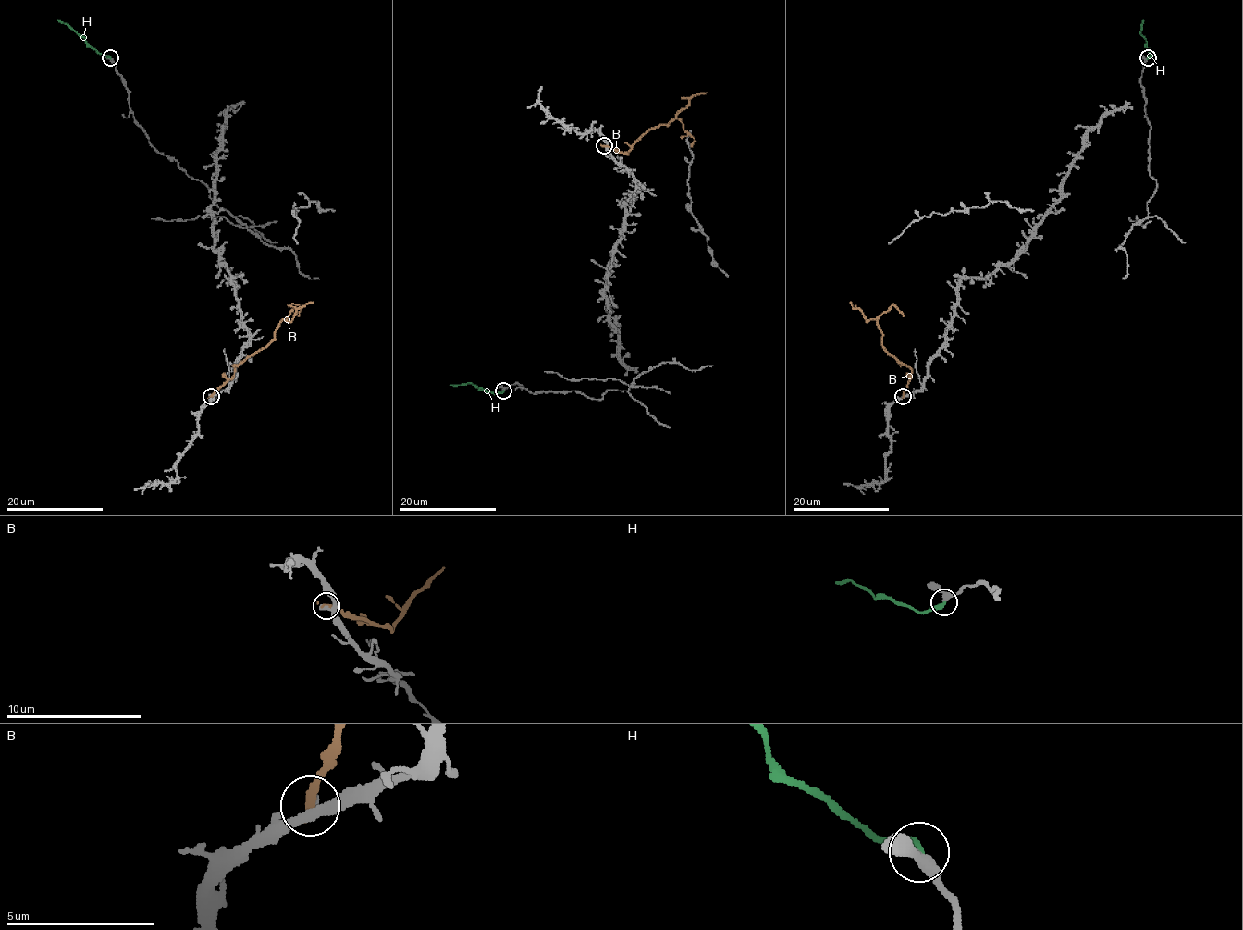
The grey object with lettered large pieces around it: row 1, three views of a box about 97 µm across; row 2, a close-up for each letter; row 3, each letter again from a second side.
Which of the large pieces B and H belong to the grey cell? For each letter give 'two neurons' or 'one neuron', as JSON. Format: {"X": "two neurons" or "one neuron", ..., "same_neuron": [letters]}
{"B": "two neurons", "H": "one neuron", "same_neuron": ["H"]}

